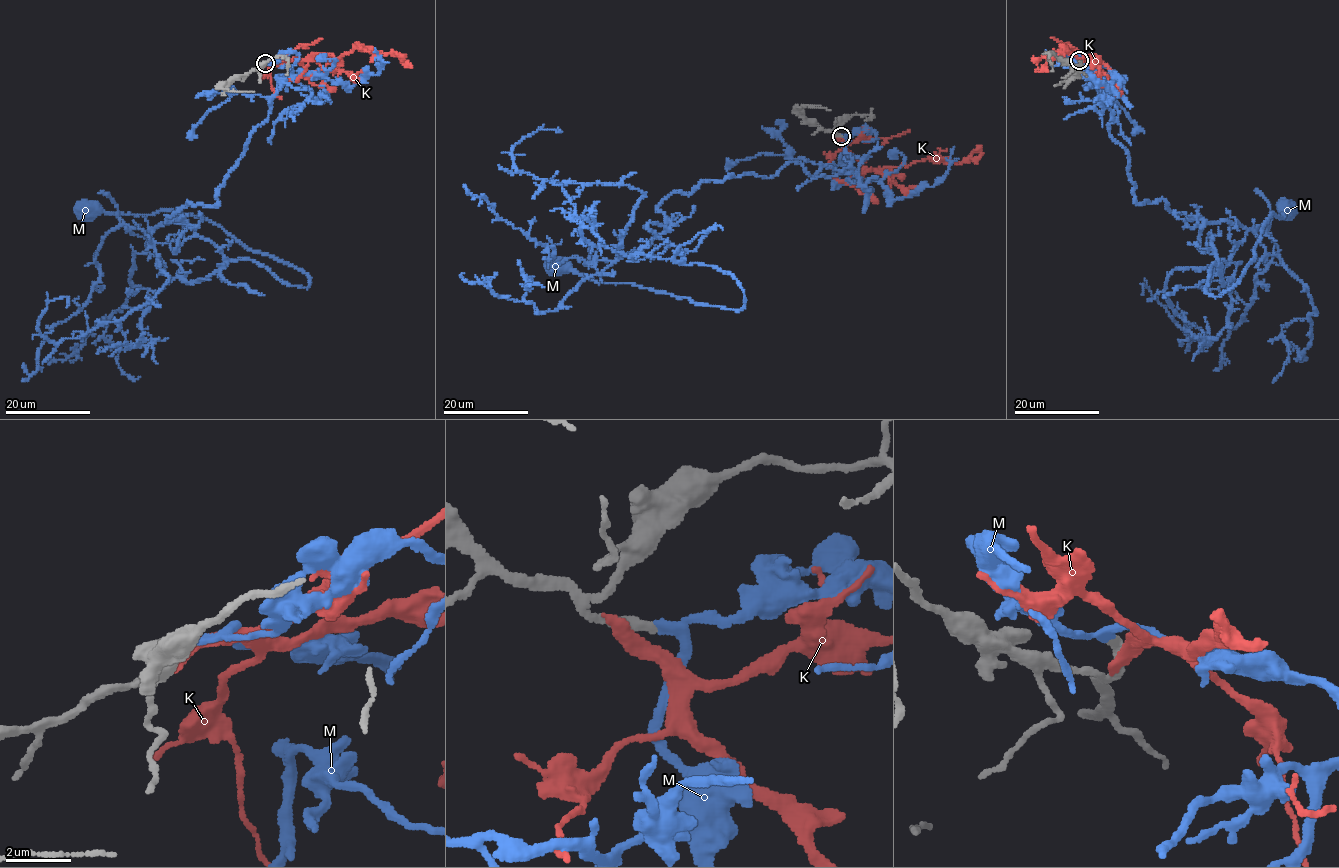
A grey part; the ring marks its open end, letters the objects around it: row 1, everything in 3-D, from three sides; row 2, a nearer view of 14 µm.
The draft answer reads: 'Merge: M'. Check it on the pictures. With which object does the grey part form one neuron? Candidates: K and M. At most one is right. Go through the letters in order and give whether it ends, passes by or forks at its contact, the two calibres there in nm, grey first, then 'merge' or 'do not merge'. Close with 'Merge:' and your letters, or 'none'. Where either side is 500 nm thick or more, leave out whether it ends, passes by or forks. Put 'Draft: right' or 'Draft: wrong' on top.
Draft: right
K: it ends | 360/480 nm | do not merge
M: it passes by | 280/200 nm | merge
Merge: M

